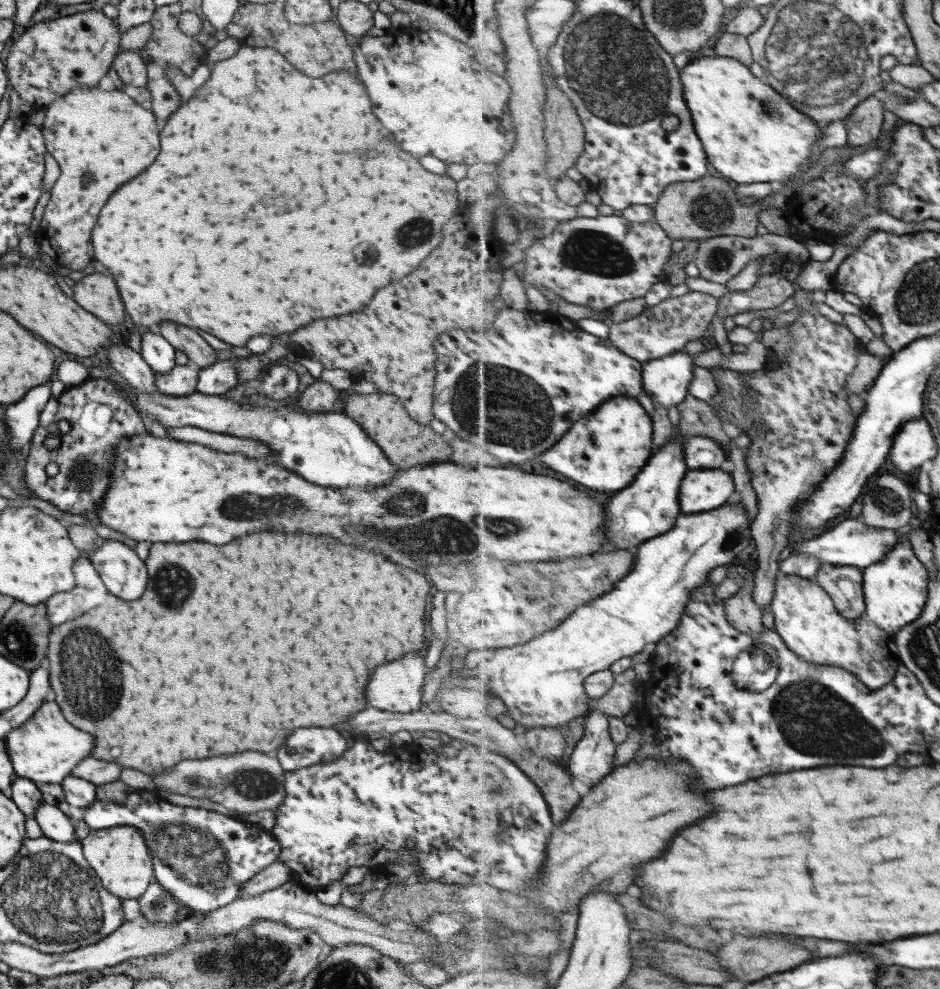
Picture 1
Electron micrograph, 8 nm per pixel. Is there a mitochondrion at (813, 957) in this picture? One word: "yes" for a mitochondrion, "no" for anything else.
no

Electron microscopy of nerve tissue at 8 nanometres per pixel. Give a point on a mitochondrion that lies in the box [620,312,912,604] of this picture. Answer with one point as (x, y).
(889, 502)

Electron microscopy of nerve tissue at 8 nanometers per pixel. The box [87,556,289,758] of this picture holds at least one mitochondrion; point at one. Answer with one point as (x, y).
(176, 583)

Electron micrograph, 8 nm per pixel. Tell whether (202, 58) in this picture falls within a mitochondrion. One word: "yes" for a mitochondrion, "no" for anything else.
no

